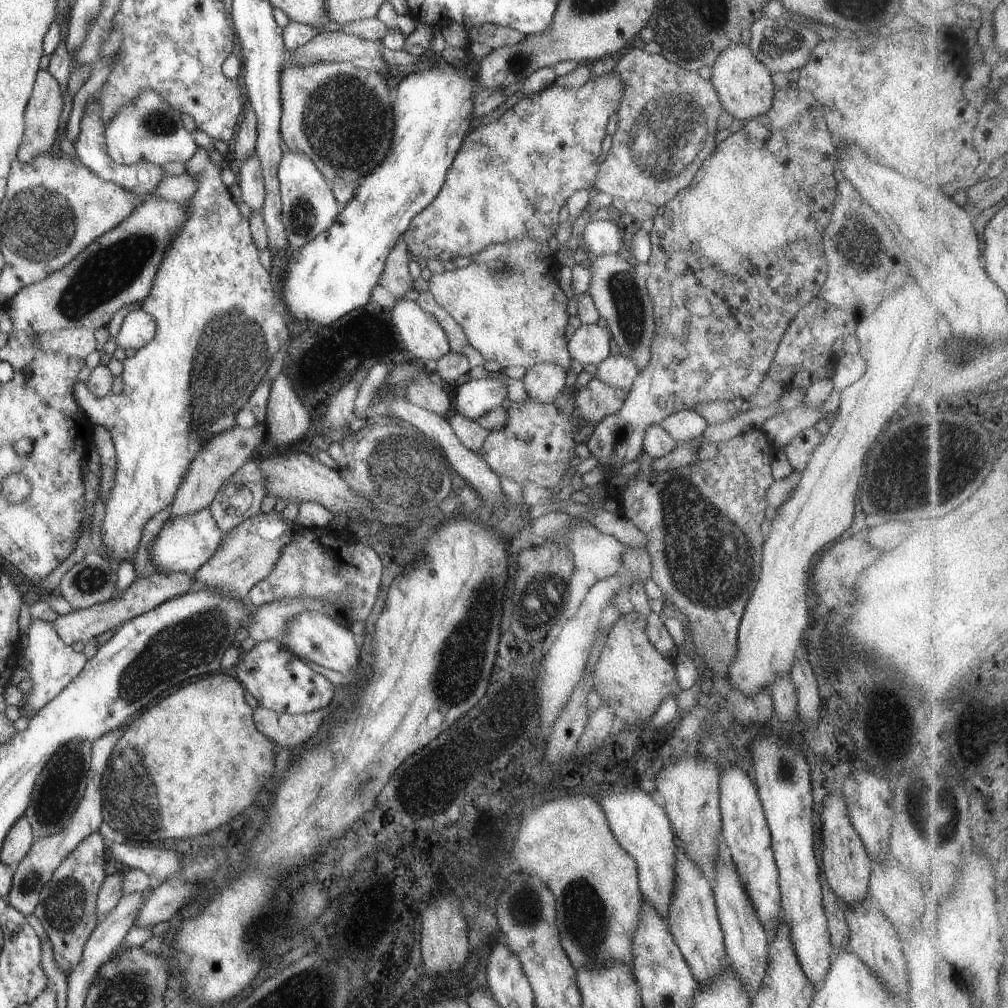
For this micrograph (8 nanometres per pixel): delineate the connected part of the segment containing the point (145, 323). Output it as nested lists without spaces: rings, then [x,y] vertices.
[[[144,309],[131,311],[126,314],[119,333],[115,336],[117,347],[122,350],[134,348],[140,350],[152,340],[156,332],[156,321]]]

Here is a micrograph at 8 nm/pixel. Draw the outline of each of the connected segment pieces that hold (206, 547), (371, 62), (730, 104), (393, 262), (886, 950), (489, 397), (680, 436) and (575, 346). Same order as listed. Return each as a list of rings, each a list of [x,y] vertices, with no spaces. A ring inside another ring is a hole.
[[[209,509],[182,516],[182,518],[168,518],[156,538],[151,542],[148,552],[150,559],[158,573],[167,572],[195,572],[221,548],[223,533],[218,529]]]
[[[322,30],[300,49],[291,52],[286,62],[308,65],[316,61],[345,61],[354,67],[374,73],[385,66],[381,41],[362,40],[341,30]]]
[[[733,43],[716,58],[712,67],[711,82],[723,109],[736,119],[746,122],[765,114],[772,107],[774,95],[772,76],[770,70],[756,58],[748,45]]]
[[[402,239],[394,246],[380,276],[379,285],[395,296],[402,296],[413,287],[413,278],[409,272],[410,252],[407,243]]]
[[[870,897],[864,898],[862,902],[850,904],[850,908],[845,909],[845,917],[851,935],[849,936],[849,951],[853,952],[868,966],[876,976],[888,986],[892,992],[906,996],[908,994],[908,970],[904,966],[902,958],[902,948],[898,944],[898,934],[894,924],[872,904]]]
[[[489,376],[483,380],[469,380],[458,387],[458,412],[468,419],[477,420],[499,408],[508,395],[505,377]]]
[[[692,409],[677,411],[659,424],[677,443],[698,439],[709,426],[709,423]]]
[[[597,323],[581,325],[568,340],[568,347],[582,367],[587,364],[600,365],[611,353],[610,334]]]

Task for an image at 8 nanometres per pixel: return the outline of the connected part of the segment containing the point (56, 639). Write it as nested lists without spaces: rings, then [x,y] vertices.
[[[34,619],[30,622],[25,647],[20,656],[20,664],[24,666],[24,670],[30,676],[29,679],[32,680],[32,689],[27,692],[22,702],[28,718],[36,715],[50,700],[56,698],[56,695],[60,694],[72,679],[82,672],[88,660],[84,652],[75,652],[60,638],[52,623],[42,619]]]

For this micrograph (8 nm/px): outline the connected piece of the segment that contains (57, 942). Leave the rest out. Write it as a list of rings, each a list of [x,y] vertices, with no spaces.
[[[99,831],[84,838],[56,869],[40,893],[38,906],[34,908],[33,913],[42,923],[52,944],[54,962],[66,976],[70,976],[72,970],[80,964],[84,946],[99,923],[96,903],[106,877],[104,852],[107,847],[107,842]]]

